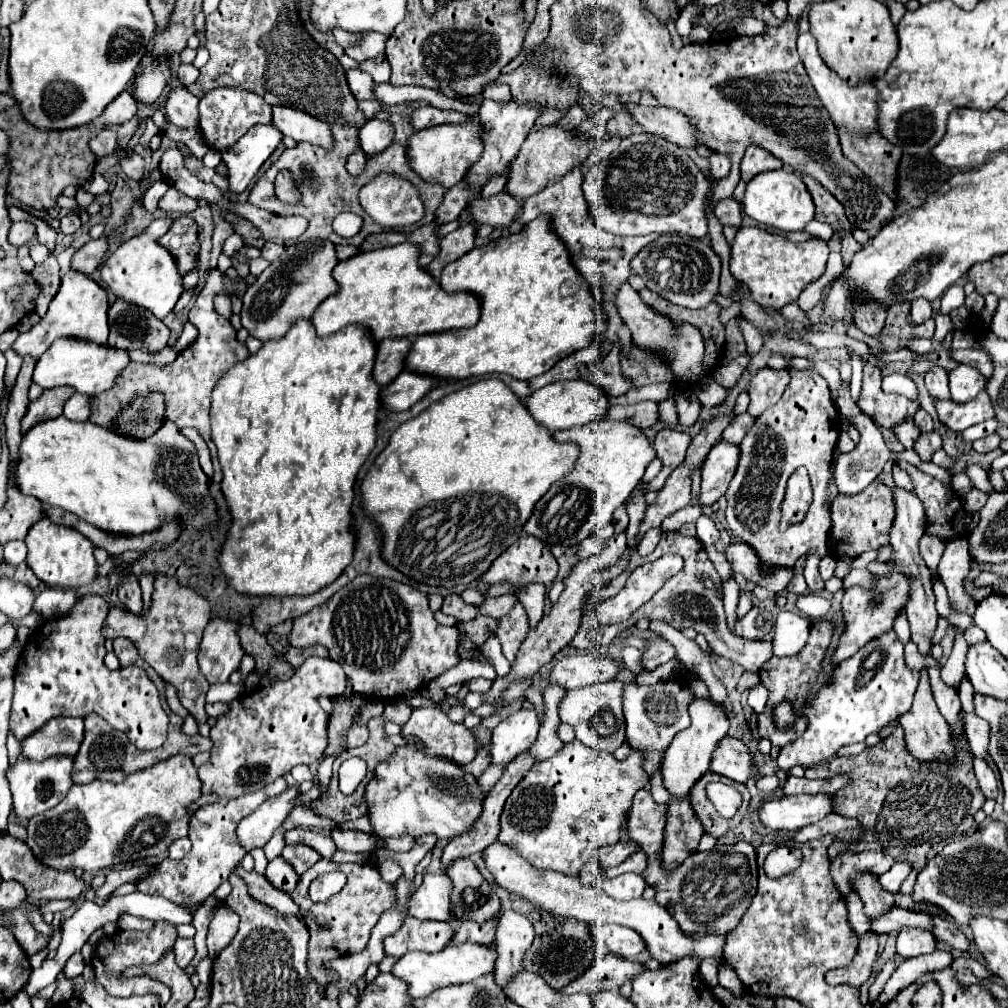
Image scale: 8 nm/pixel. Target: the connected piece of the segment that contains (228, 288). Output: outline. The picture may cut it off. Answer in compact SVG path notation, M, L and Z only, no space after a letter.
M219 268L209 270L205 286L199 290L199 304L195 304L189 310L189 322L198 329L197 340L180 353L171 364L167 366L155 366L155 364L141 364L141 362L131 362L127 368L121 370L117 382L113 388L105 390L105 394L93 396L91 398L91 422L109 426L111 418L135 398L135 394L147 394L153 390L159 390L165 394L167 402L167 420L173 420L179 428L193 426L199 430L199 434L205 438L211 458L213 458L213 476L211 482L217 484L221 482L221 466L217 460L217 450L215 444L211 442L211 428L209 428L209 406L211 406L211 392L217 384L217 380L237 362L243 362L247 358L247 346L241 344L235 336L235 328L231 326L229 320L225 320L221 314L215 312L213 298L217 294L245 294L249 284L245 280L231 280L227 274L223 274Z

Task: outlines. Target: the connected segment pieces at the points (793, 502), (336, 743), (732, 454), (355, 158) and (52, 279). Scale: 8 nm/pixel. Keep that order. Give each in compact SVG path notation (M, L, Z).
M799 467L787 482L785 497L781 510L780 530L802 521L812 502L812 488L808 472Z
M353 694L349 702L335 702L335 710L333 710L333 716L331 716L331 726L329 726L331 742L325 750L325 756L333 756L333 754L339 754L343 750L347 730L353 724L351 714L357 708L361 708L361 704L363 704L363 698L359 698L359 694Z
M723 440L717 442L701 464L701 490L699 498L691 498L691 506L711 506L717 502L729 480L735 474L735 462L739 460L739 446L727 446Z
M355 150L353 154L347 156L347 162L345 162L345 168L351 176L359 176L365 172L365 162L367 162L367 156L363 154L363 150Z
M49 254L49 258L41 264L37 264L31 272L31 276L37 280L37 284L41 286L41 294L35 300L35 312L39 316L45 316L49 302L55 298L59 286L61 286L61 278L59 278L59 264L57 258L53 254Z

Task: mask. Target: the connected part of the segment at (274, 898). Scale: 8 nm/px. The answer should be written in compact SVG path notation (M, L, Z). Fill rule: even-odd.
M237 866L237 868L235 868L235 874L237 874L241 880L245 880L247 888L249 888L249 894L251 894L255 900L259 900L259 902L275 908L275 910L281 912L281 914L301 918L301 910L299 910L299 906L291 900L291 896L275 890L275 886L271 886L261 874L257 874L257 872L245 872L243 866Z

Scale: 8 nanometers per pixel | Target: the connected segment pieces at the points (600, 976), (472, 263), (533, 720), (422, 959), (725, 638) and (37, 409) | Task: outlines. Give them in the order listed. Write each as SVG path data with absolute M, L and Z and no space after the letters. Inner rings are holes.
M609 956L605 960L599 960L593 964L593 974L583 972L579 978L569 982L561 994L575 994L578 992L597 993L600 991L617 990L621 984L625 984L635 974L643 972L645 968L639 962L629 962L619 956ZM585 976L589 976L585 980Z
M539 216L519 234L487 242L451 262L443 270L439 284L451 294L469 292L477 296L481 306L479 322L467 330L415 338L405 358L405 370L409 372L401 372L381 390L381 408L391 412L409 410L437 384L435 378L463 380L499 372L529 380L551 370L561 358L587 348L591 338L607 328L607 318L591 296L587 282L567 258L569 254L559 238L551 234L547 218Z
M517 710L509 714L493 730L489 758L491 764L507 764L517 754L533 746L539 732L539 718L535 710Z
M465 942L463 946L447 946L445 950L435 952L435 954L407 952L405 956L401 956L397 960L391 974L395 978L407 982L407 986L409 986L407 994L411 998L425 998L439 988L445 988L451 984L465 984L465 982L471 982L471 980L475 980L487 972L493 972L495 960L497 960L497 952L493 948Z
M665 532L663 538L661 538L661 542L659 542L659 546L685 546L685 566L683 566L675 576L671 576L671 578L663 584L663 588L661 588L649 602L645 602L639 610L635 610L629 620L619 622L619 624L611 624L611 626L599 626L599 628L595 630L595 638L593 638L593 640L597 640L595 644L597 644L597 646L609 644L609 642L611 642L615 636L619 636L625 628L633 626L639 618L645 618L645 616L651 618L651 620L667 620L667 622L671 622L677 630L687 628L687 624L689 624L689 626L695 626L695 624L699 626L699 624L703 624L703 626L705 626L705 638L707 638L711 650L713 650L717 656L723 656L723 658L727 658L727 660L731 660L731 662L735 662L735 664L741 664L741 666L743 666L745 670L749 670L749 672L757 672L759 666L761 666L765 660L769 660L769 658L773 656L771 642L769 642L769 640L765 640L765 642L763 642L763 640L761 640L761 642L745 642L745 640L741 640L741 638L735 638L735 634L731 634L731 630L727 628L727 622L725 622L727 618L725 618L725 612L723 612L723 602L721 602L721 598L717 596L715 590L707 590L707 588L701 584L701 580L697 578L697 576L703 572L703 574L709 574L715 584L721 584L721 578L719 578L717 570L713 568L711 560L707 558L707 552L705 552L705 548L699 544L699 540L697 540L697 538L681 536L679 532Z
M71 386L45 390L35 402L29 404L27 414L25 414L23 420L21 420L23 434L27 432L27 428L35 426L37 422L43 422L43 420L51 420L51 418L61 416L61 412L63 412L63 404L73 396L73 392L75 392L75 388L71 388Z

